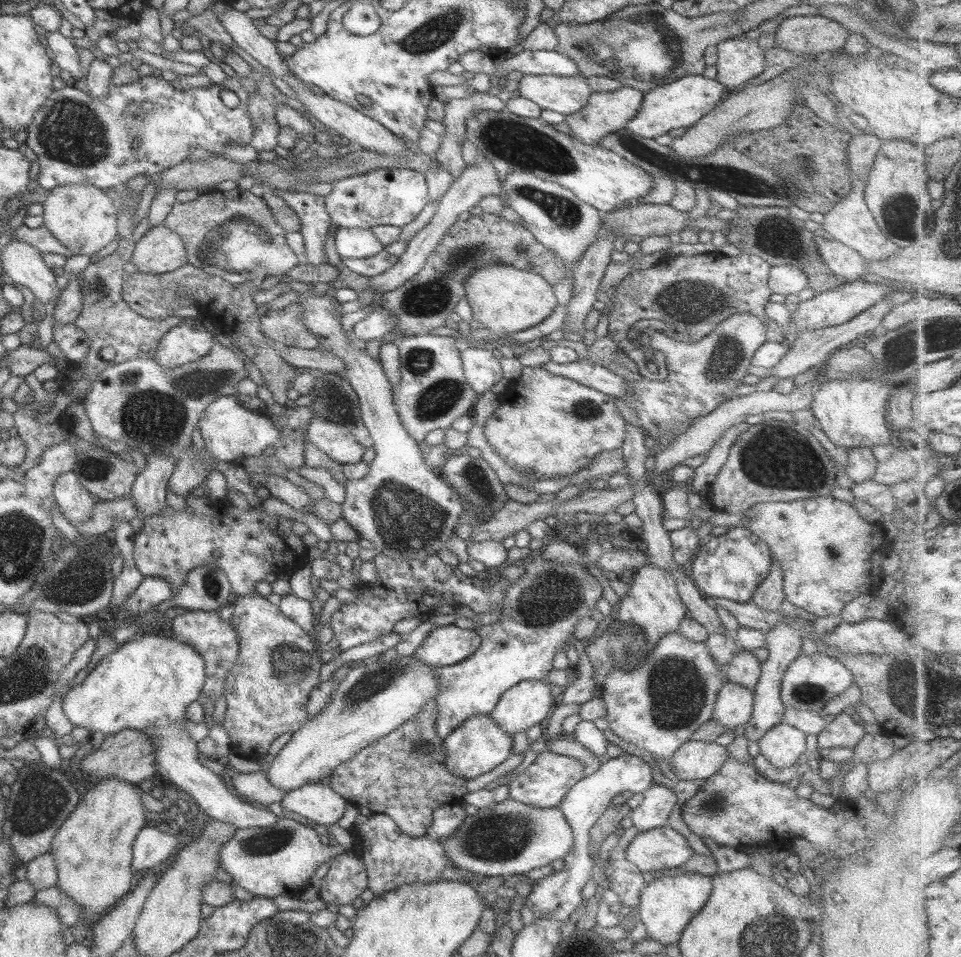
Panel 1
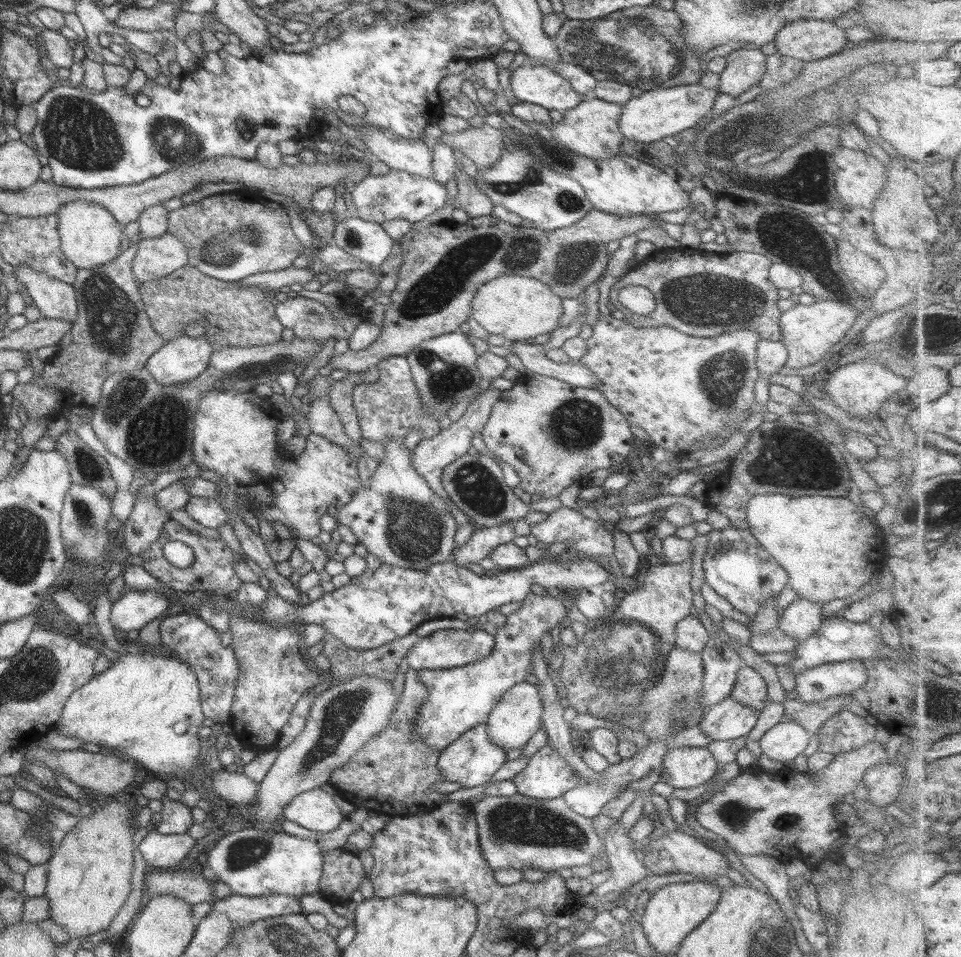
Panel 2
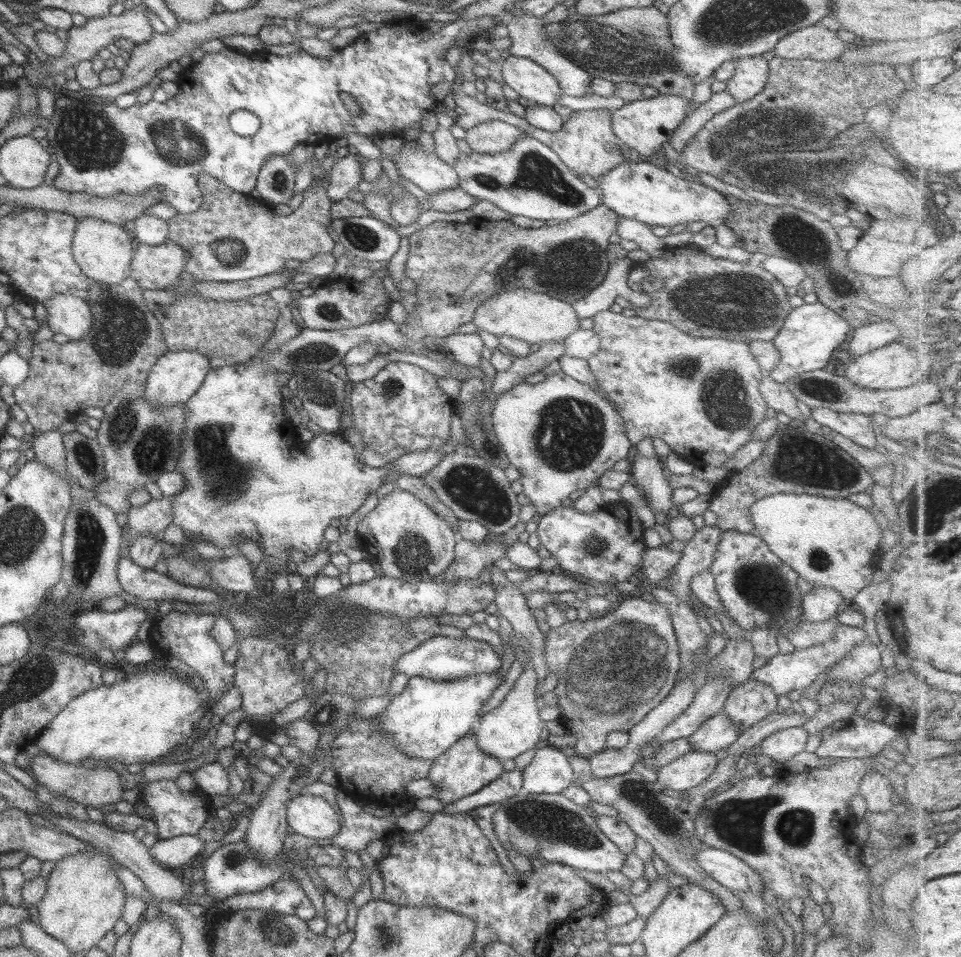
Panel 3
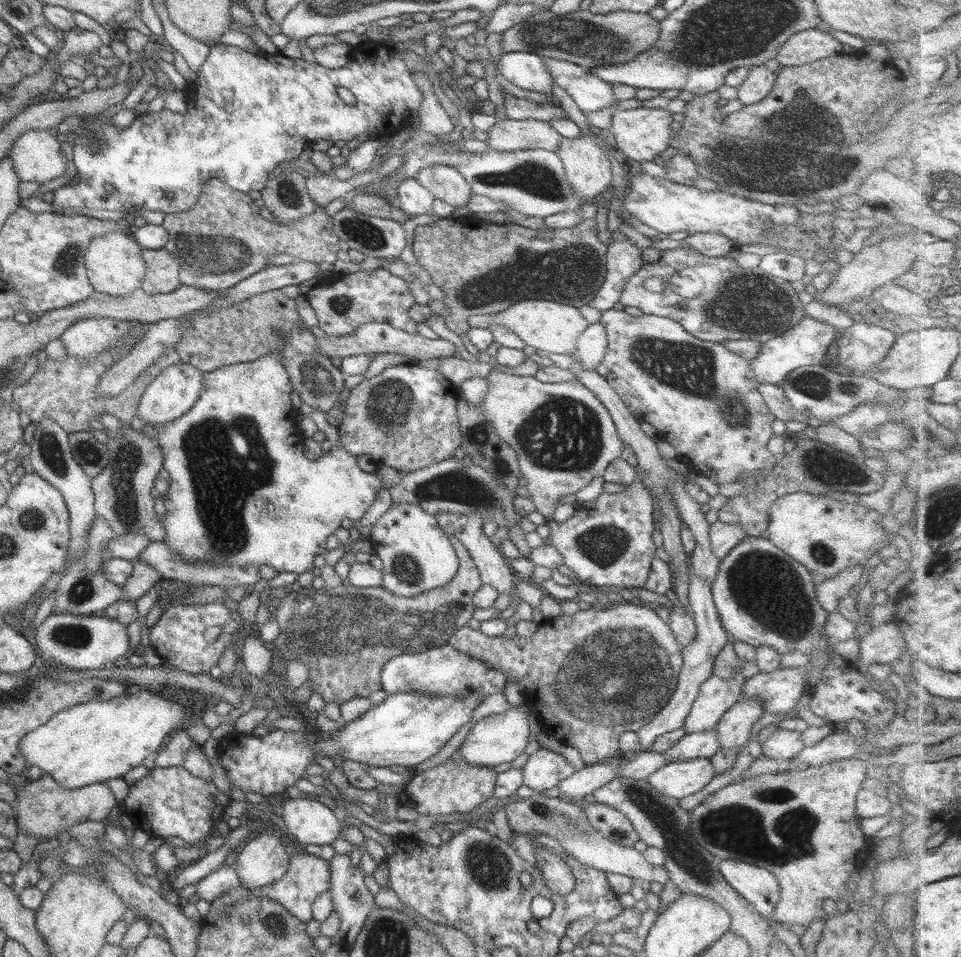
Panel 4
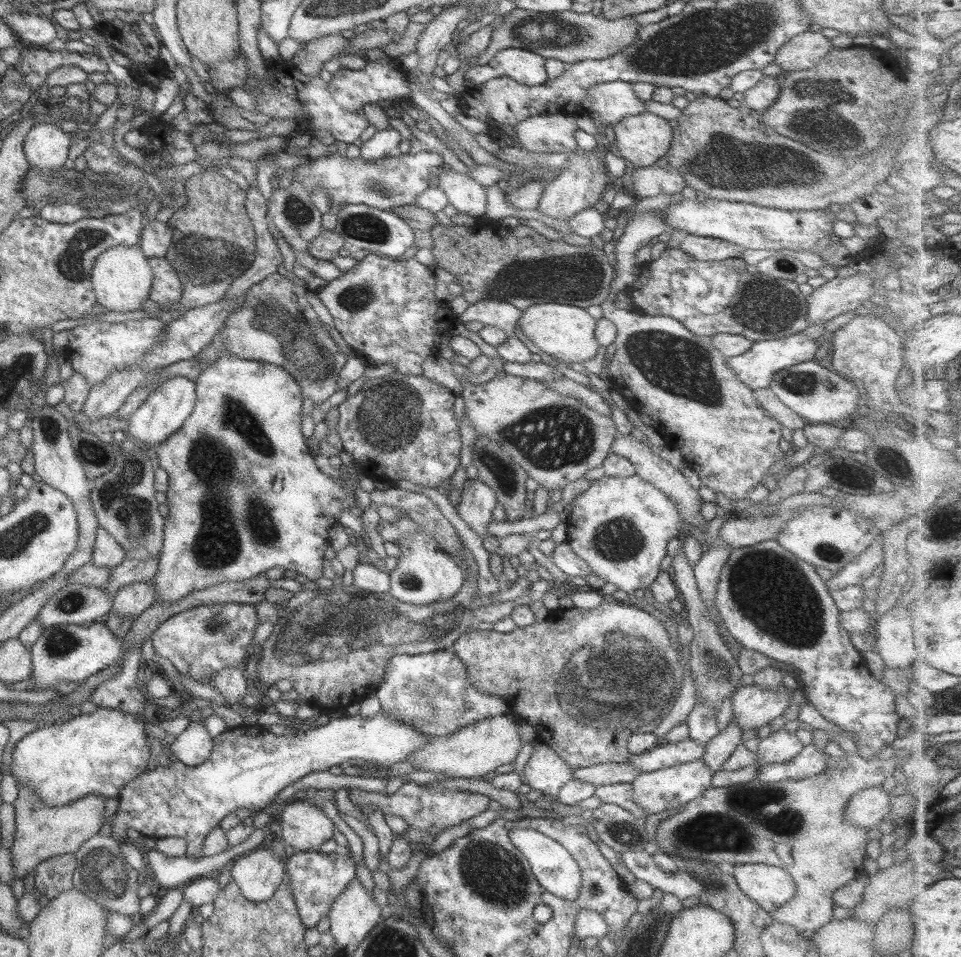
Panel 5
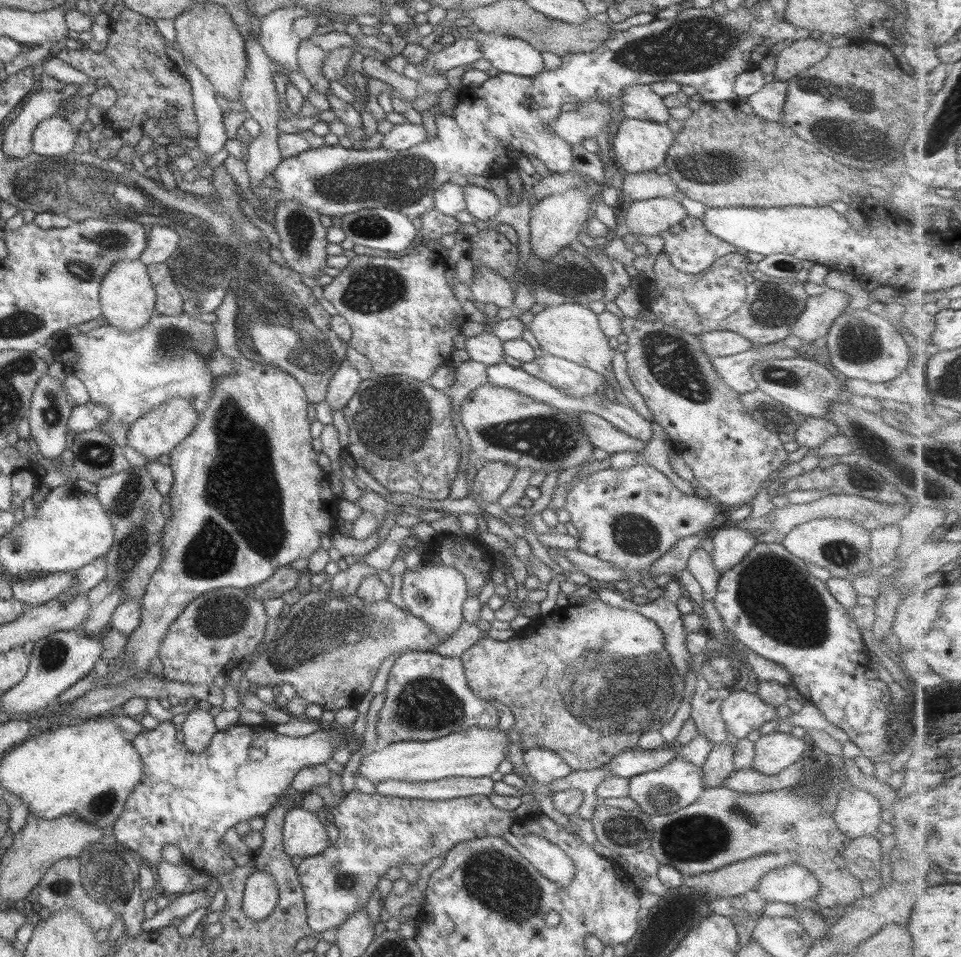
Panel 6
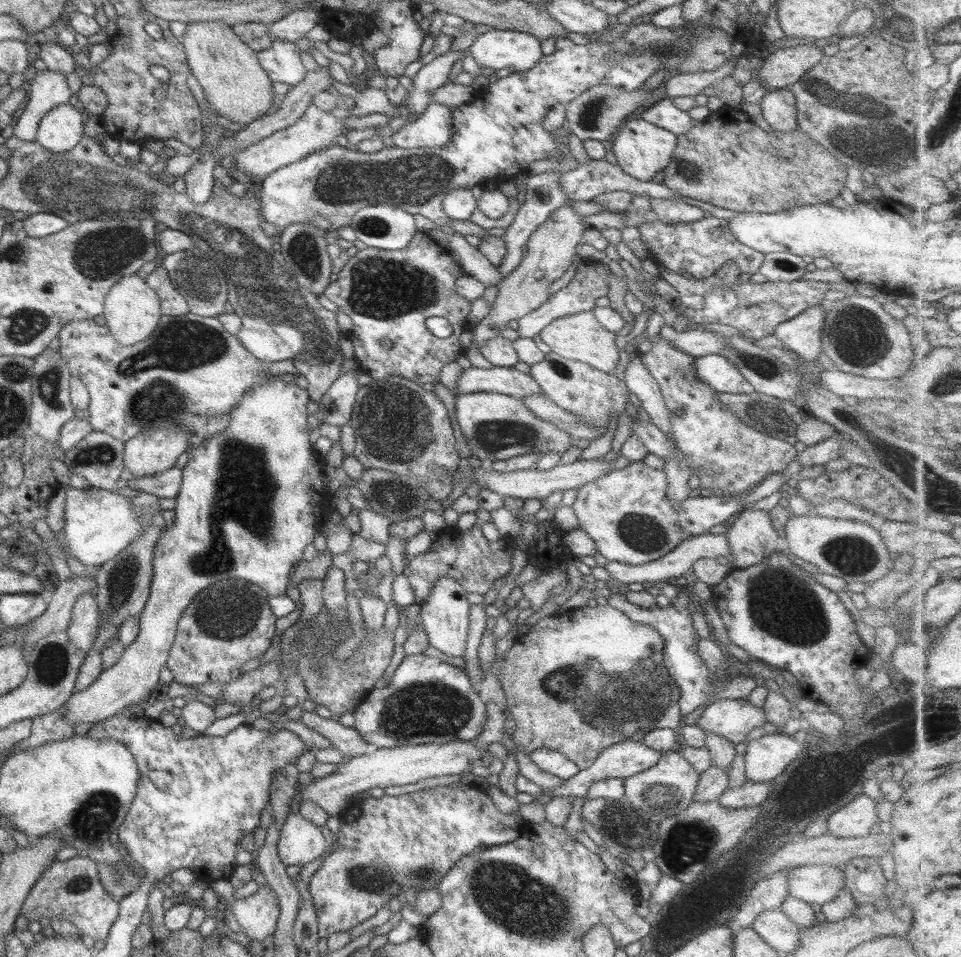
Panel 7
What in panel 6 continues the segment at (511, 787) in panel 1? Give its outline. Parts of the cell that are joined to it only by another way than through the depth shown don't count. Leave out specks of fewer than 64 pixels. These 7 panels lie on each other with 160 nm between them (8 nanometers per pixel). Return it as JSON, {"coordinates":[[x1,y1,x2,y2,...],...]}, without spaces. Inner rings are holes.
{"coordinates":[[531,748,523,751,526,774,535,780,541,789,549,789,549,782,559,780,569,774,569,766,552,751]]}

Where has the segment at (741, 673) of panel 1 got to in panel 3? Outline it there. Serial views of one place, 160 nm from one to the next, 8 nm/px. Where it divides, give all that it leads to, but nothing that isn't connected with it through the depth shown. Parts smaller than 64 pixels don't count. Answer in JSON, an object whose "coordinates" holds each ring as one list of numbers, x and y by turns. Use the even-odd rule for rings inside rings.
{"coordinates":[[748,678,731,689,723,702,721,712,739,727,739,733,777,711,777,695,766,685]]}

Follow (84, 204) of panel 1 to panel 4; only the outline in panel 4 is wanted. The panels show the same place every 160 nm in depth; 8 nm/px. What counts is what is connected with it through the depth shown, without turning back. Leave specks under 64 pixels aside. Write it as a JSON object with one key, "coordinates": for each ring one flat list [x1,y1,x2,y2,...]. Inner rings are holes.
{"coordinates":[[109,233,89,241,83,255,83,266,93,291,109,297,125,297,133,293,145,275,141,250,131,236,121,233]]}

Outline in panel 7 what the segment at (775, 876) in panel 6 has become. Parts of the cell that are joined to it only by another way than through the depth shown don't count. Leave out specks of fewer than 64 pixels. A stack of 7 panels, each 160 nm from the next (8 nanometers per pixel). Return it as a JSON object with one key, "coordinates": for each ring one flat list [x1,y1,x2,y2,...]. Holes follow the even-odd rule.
{"coordinates":[[801,865,793,867,788,874,787,892,791,898,802,900,809,904,825,904,833,900,845,886,843,866,833,865]]}

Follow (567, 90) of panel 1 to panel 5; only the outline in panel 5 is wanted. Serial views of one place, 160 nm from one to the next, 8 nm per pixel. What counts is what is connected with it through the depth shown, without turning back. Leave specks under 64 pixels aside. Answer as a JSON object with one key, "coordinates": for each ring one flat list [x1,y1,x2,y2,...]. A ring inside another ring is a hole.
{"coordinates":[[517,48,497,51,492,61,499,74,525,86,537,86,546,81,543,63,542,56]]}

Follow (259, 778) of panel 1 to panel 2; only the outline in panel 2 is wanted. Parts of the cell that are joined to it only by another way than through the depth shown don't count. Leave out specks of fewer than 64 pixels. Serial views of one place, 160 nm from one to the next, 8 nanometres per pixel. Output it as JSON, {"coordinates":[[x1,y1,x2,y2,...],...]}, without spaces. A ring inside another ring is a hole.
{"coordinates":[[221,769,219,772,210,773,210,778,211,790,232,807,249,804,254,799,257,784,244,774,229,774]]}

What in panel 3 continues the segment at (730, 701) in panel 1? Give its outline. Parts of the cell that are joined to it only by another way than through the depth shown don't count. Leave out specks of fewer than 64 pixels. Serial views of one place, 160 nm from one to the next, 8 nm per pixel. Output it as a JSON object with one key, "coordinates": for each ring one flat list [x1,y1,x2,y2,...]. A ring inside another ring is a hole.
{"coordinates":[[719,711,706,719,689,737,691,751,715,754,728,748,739,736,739,727]]}

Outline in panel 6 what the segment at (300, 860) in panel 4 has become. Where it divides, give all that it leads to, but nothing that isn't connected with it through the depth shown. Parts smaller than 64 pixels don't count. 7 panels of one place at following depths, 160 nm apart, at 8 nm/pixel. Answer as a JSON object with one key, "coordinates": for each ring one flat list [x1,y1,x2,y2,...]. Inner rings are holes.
{"coordinates":[[353,789,340,800,337,806,331,808,330,812,333,824,338,829,335,844,328,845,316,856,303,858,296,868,304,897,306,923,313,932,325,932,329,928,337,928,348,916,355,914,358,910,364,910,369,895,375,890,379,878,386,876,388,868,395,868,400,865,400,862,420,868,434,858,444,857,450,849,453,849,453,846,484,836,502,838,524,860,527,860,527,863,532,864,539,874,546,876,553,884,565,886,573,876,574,868,571,859,563,851,548,840,534,834,529,834,527,839,515,836,510,831,510,826,517,821,517,816,511,811,493,807,486,796,473,795,442,801,427,801,386,797,377,793,365,794]]}

